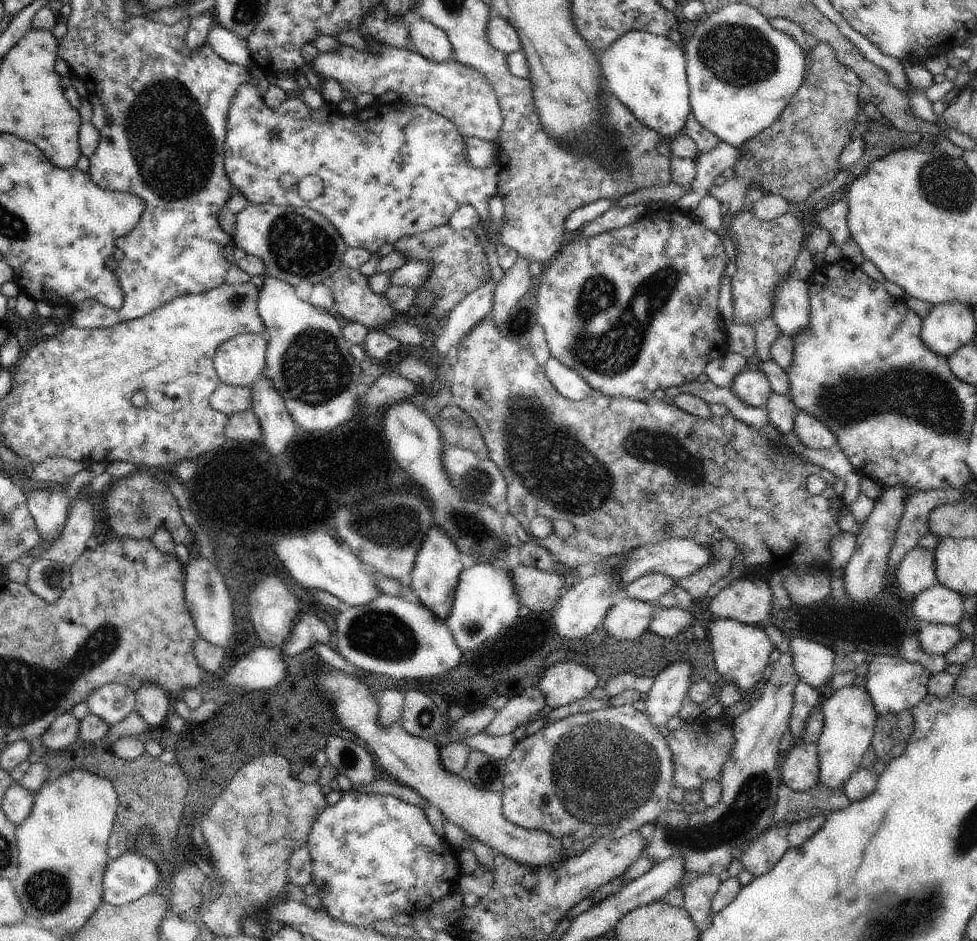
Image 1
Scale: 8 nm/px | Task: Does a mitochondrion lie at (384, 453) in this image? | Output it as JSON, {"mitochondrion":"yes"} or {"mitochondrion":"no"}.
{"mitochondrion":"no"}

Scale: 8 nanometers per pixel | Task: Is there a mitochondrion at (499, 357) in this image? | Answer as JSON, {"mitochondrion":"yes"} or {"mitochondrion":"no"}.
{"mitochondrion":"no"}

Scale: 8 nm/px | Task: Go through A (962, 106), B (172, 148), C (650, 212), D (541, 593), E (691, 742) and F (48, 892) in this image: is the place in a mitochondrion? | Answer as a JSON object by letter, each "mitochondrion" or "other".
{"A":"other","B":"mitochondrion","C":"other","D":"other","E":"other","F":"mitochondrion"}

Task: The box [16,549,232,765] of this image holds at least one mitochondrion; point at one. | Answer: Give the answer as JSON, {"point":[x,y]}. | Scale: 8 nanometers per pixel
{"point":[53,577]}

